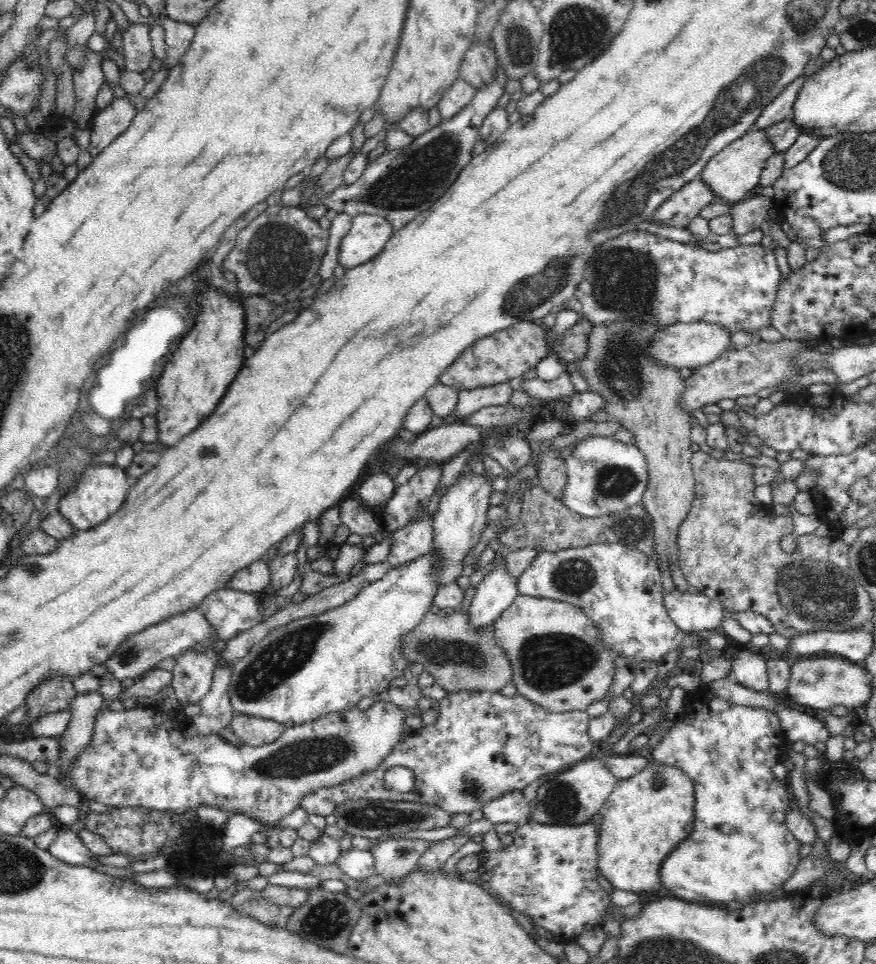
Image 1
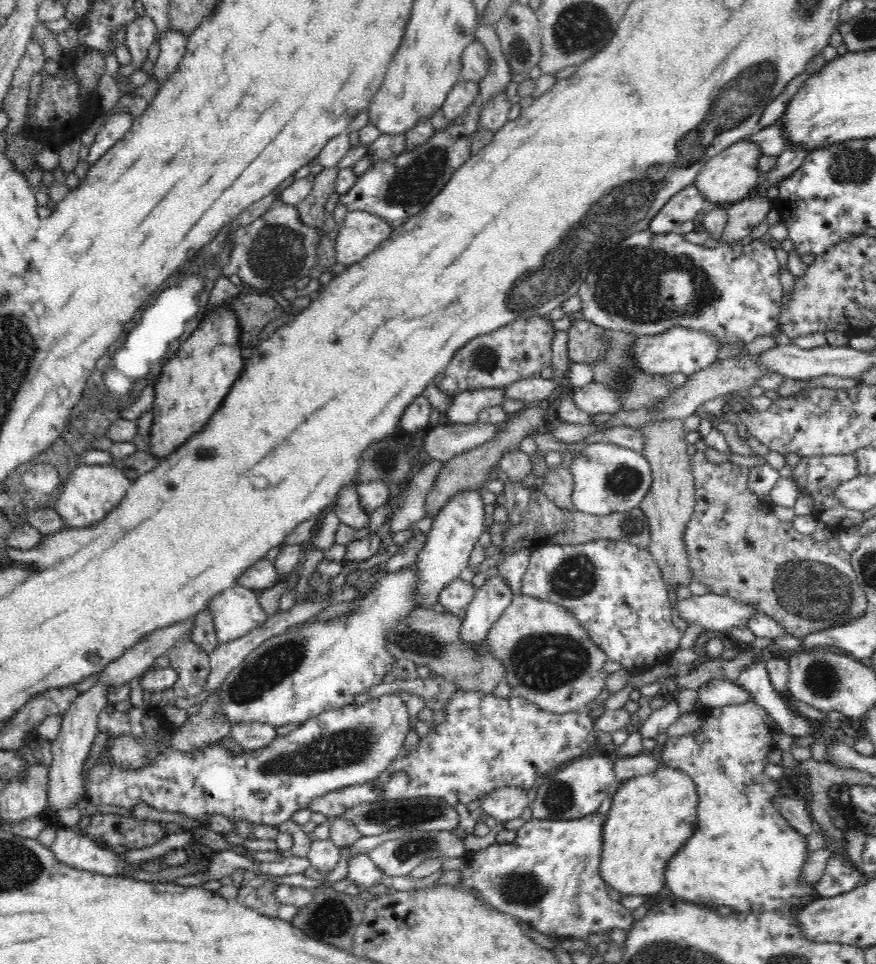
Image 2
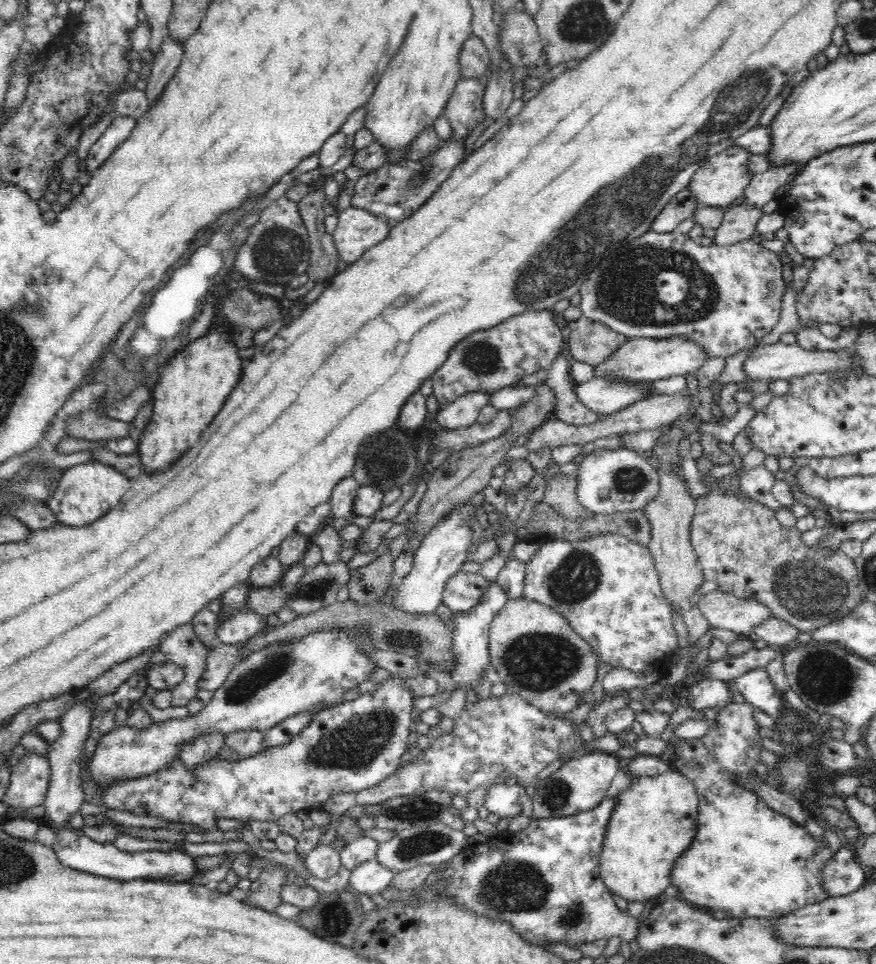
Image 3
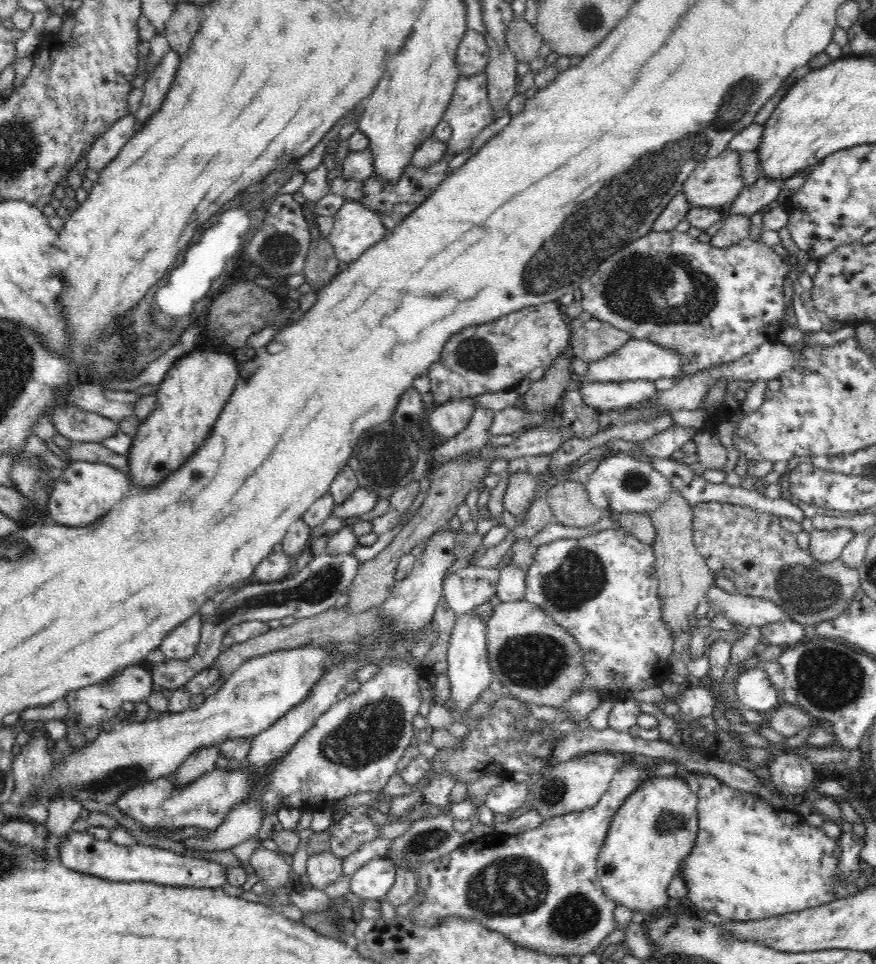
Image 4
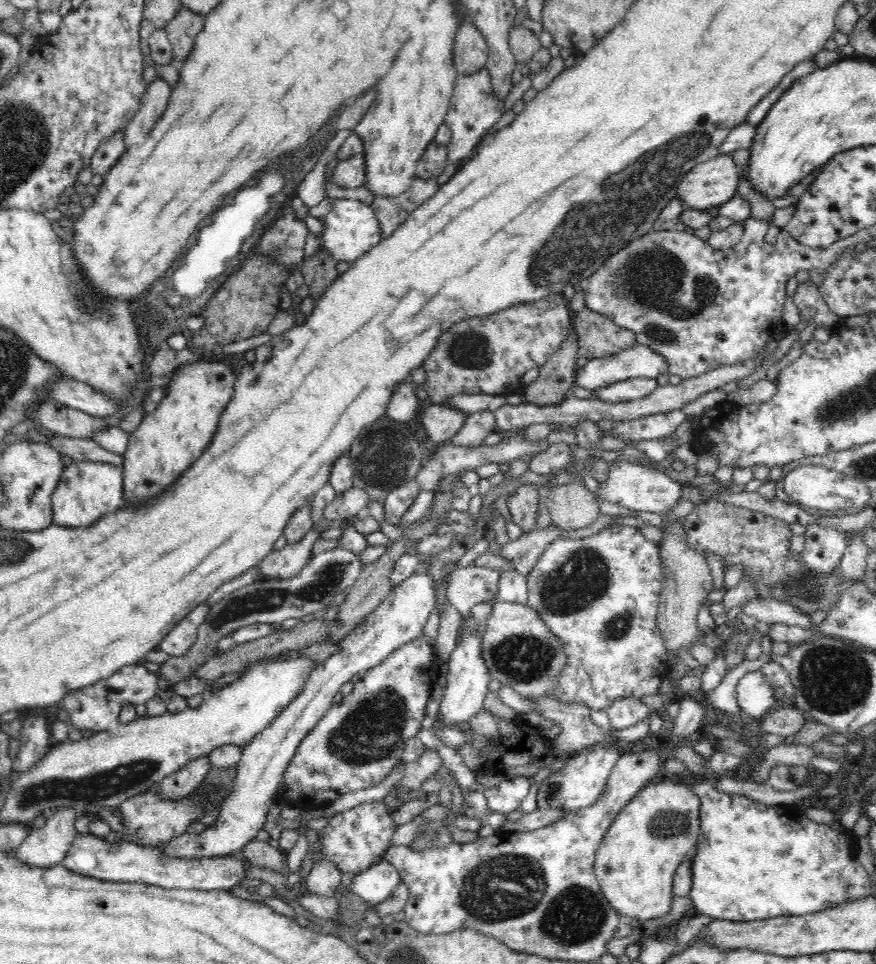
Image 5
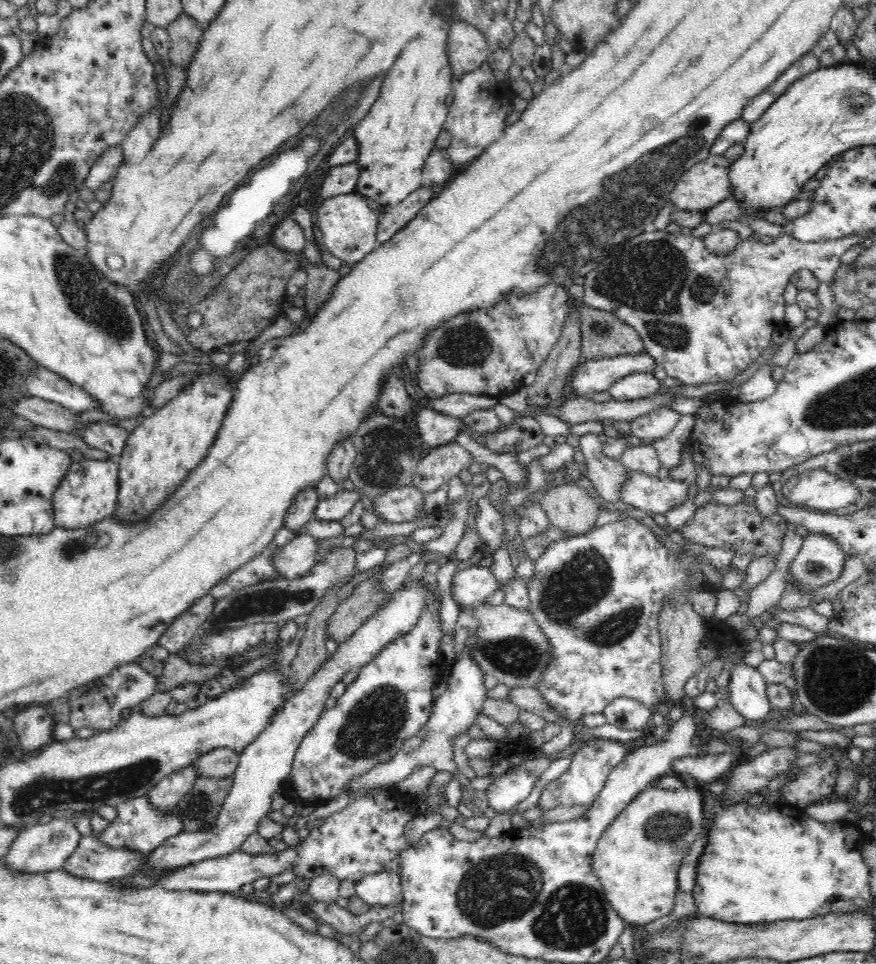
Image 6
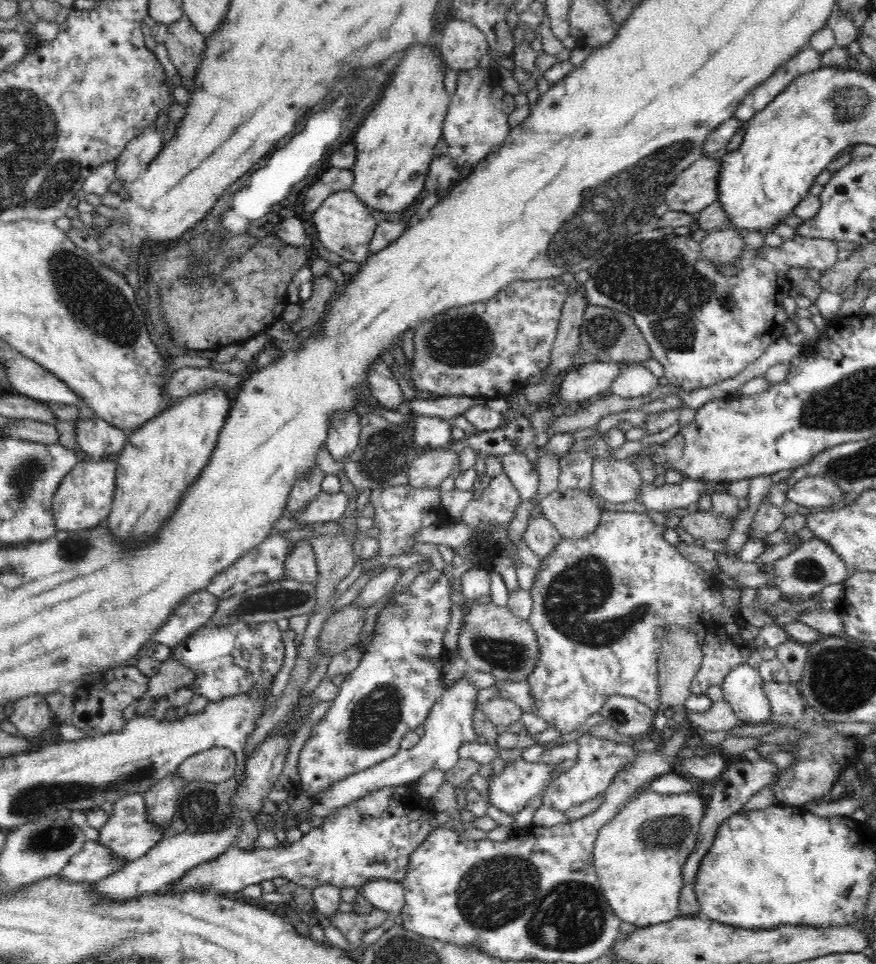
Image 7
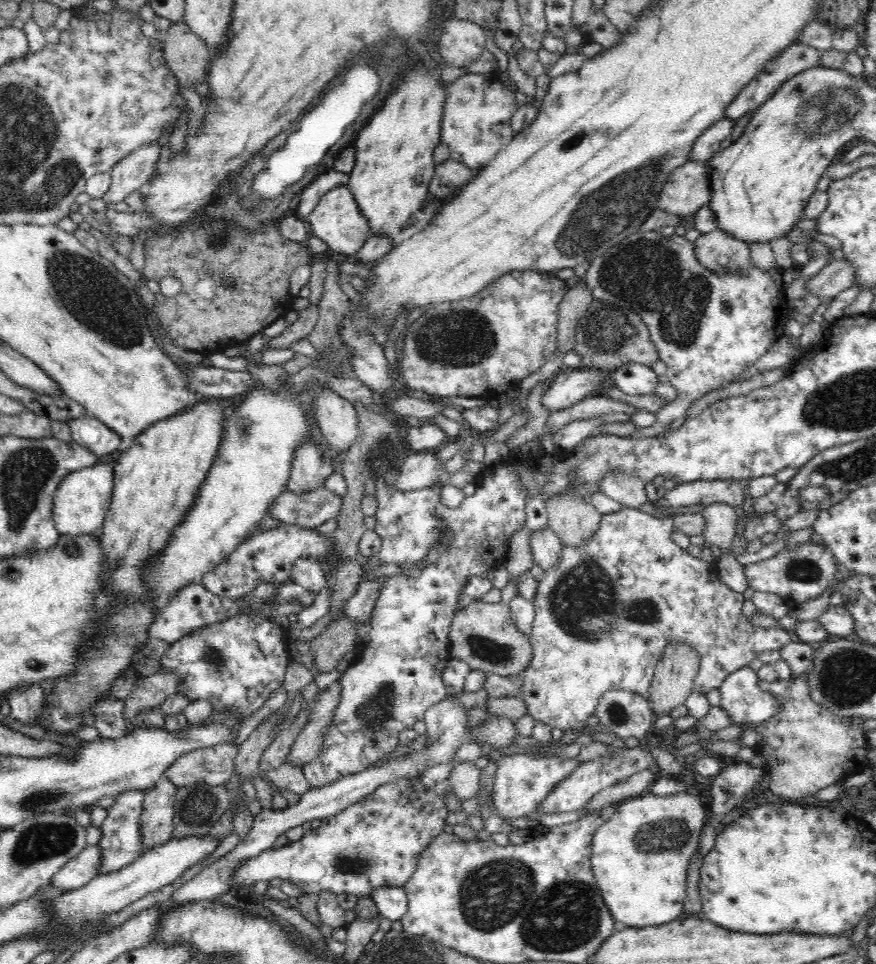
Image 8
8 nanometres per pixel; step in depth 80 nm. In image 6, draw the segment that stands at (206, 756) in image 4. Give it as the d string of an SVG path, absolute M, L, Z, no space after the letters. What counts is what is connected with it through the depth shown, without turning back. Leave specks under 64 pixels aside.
M190 764L159 780L149 790L147 797L156 809L164 813L172 812L176 810L180 800L192 790L198 777L196 767Z

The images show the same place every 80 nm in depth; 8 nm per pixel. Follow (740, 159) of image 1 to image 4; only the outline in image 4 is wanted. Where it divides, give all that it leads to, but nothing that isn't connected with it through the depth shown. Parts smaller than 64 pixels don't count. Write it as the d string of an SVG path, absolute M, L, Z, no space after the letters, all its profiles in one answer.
M726 149L722 151L722 154L697 164L685 181L682 191L692 205L723 210L738 198L743 188L744 180L742 179L742 168L740 168L740 153Z

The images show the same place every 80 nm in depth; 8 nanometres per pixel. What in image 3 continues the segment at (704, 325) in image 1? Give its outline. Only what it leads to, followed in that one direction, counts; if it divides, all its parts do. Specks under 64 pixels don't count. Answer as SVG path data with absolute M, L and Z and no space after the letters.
M682 335L668 338L634 337L626 341L610 358L594 366L594 376L608 380L628 380L654 382L668 376L684 375L693 378L697 370L706 362L704 348L696 341Z

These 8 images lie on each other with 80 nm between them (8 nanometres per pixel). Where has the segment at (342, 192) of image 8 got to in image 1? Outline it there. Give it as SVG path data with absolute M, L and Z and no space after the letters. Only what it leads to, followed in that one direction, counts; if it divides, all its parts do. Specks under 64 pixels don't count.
M358 214L352 221L352 227L341 240L339 248L338 262L345 269L356 268L360 264L366 264L374 256L378 256L382 252L382 248L386 246L386 242L395 234L392 224L378 215Z

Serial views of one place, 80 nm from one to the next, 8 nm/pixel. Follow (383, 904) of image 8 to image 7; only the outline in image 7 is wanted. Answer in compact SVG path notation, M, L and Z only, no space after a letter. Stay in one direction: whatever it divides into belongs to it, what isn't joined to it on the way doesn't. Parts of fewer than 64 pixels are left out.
M390 879L369 880L364 883L364 886L361 886L358 893L375 908L390 916L401 914L404 910L404 904L406 904L404 887Z

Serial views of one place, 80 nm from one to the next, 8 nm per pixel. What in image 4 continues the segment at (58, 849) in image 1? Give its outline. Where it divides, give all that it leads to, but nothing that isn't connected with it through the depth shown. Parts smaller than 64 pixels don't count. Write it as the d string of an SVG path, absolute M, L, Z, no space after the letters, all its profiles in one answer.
M85 830L67 834L59 846L59 859L70 870L108 879L117 883L144 881L173 887L222 888L227 882L228 867L205 859L187 857L170 850L145 845L116 845L111 840L98 840Z

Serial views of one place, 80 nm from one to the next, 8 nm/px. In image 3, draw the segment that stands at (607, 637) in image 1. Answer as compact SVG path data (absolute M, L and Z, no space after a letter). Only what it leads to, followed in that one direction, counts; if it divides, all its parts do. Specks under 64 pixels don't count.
M611 532L584 540L547 541L527 562L523 597L550 606L564 616L570 627L598 653L598 667L605 662L612 668L627 668L636 673L659 670L662 679L672 666L671 657L678 646L678 635L672 627L673 610L662 593L660 576L647 546Z

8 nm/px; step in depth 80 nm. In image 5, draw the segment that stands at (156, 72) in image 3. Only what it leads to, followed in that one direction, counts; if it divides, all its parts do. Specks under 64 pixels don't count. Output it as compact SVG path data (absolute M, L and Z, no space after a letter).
M161 77L148 85L148 92L143 96L141 107L124 130L126 146L141 145L145 141L153 124L156 124L165 111L172 90L170 84Z

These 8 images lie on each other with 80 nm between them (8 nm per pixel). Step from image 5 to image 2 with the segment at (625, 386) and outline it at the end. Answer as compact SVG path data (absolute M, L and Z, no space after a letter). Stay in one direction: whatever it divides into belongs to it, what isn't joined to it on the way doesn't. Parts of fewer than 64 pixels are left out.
M590 382L584 388L572 390L573 401L576 406L588 414L607 412L614 415L621 410L622 399L617 392L612 392L599 382Z

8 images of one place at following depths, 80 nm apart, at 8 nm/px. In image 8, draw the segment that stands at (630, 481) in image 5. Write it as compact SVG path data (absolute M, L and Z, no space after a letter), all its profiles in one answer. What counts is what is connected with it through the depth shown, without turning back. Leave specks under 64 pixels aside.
M698 480L677 484L673 490L666 491L659 502L664 508L712 504L728 504L735 508L744 506L746 495L750 495L749 480Z

